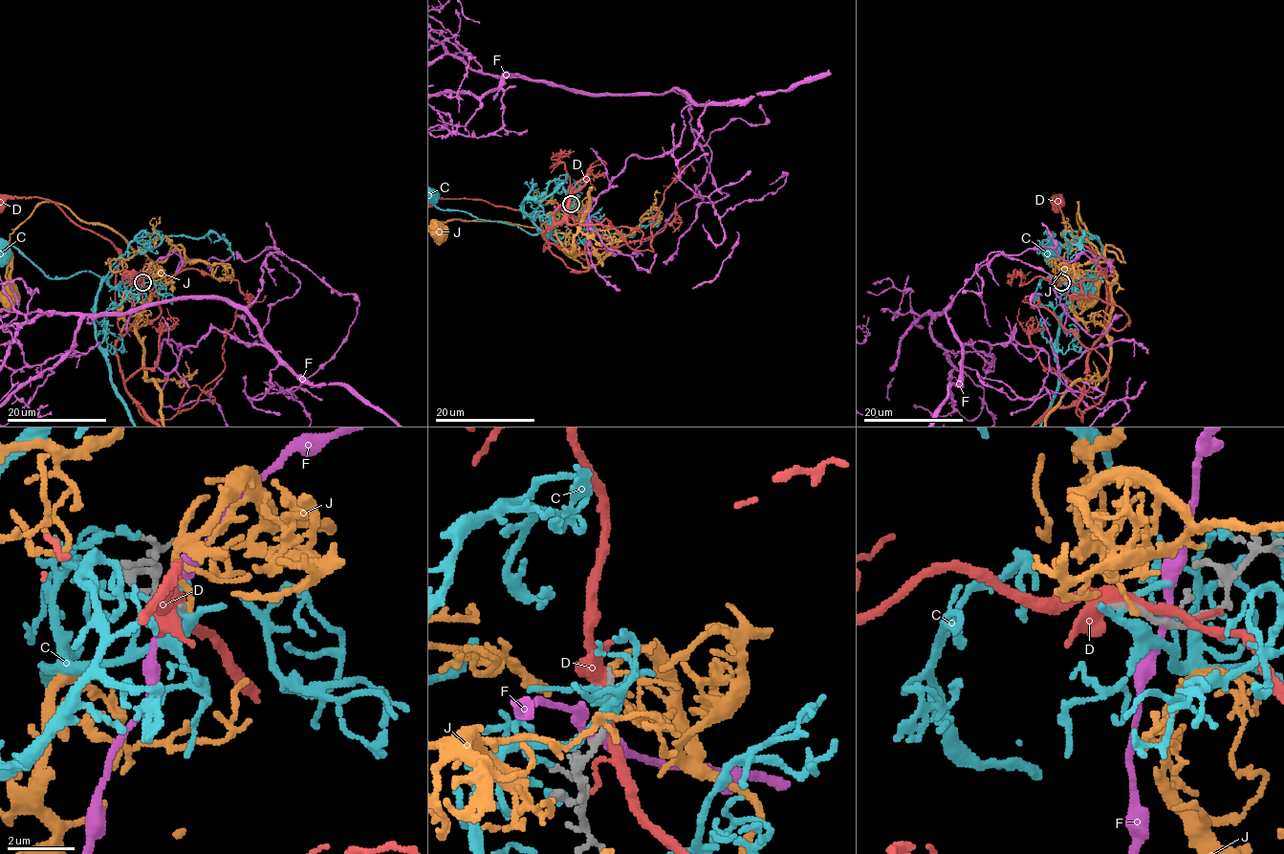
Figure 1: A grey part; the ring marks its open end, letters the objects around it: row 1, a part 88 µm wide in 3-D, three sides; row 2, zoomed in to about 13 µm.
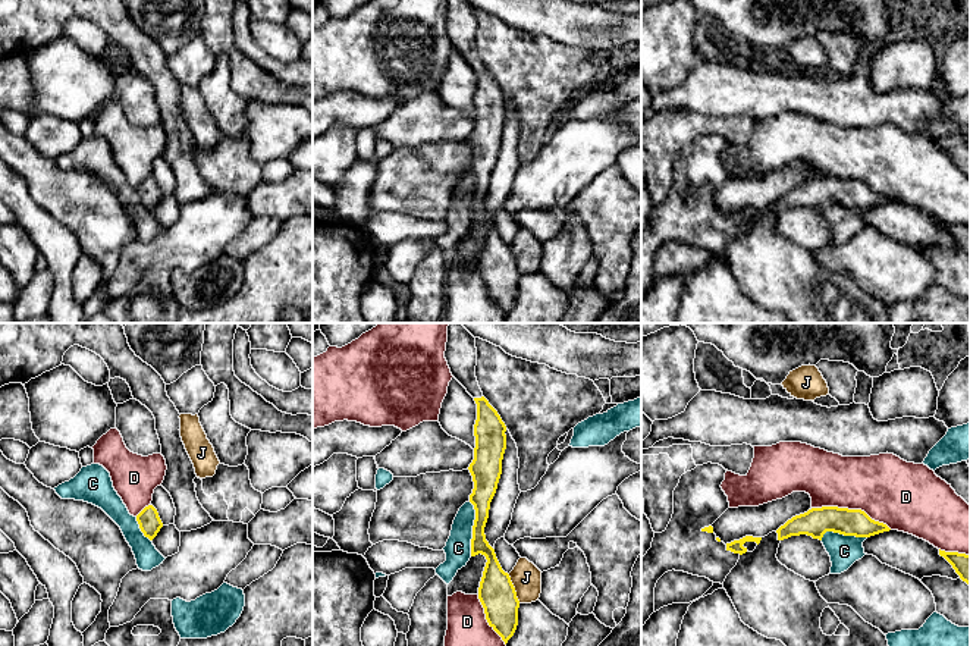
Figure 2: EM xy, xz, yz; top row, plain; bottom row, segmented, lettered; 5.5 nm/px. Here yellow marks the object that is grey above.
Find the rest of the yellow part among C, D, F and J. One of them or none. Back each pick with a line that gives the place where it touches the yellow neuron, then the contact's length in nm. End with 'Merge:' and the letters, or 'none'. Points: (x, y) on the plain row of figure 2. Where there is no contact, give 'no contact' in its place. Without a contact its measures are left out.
Merge: none

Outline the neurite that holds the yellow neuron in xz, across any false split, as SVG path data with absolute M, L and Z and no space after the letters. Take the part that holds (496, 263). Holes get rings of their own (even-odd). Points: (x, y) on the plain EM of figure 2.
M448 0L445 29L452 47L467 60L477 75L474 131L468 138L474 153L470 173L475 181L471 228L481 225L487 231L478 258L478 270L484 279L489 297L506 316L518 297L519 272L509 245L502 241L495 220L489 216L484 206L490 173L502 145L502 131L506 120L506 97L497 82L483 68L478 57L475 48L475 9L467 0Z

